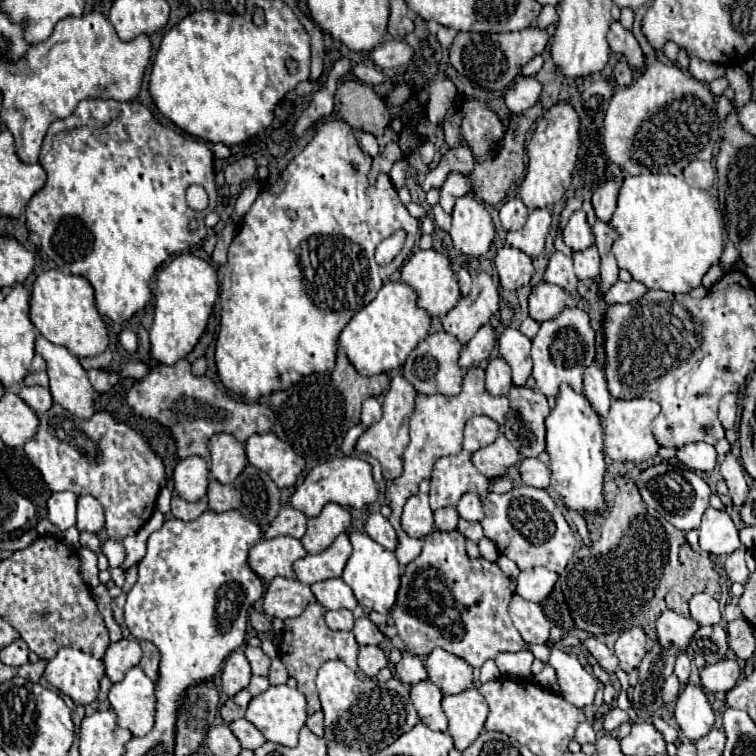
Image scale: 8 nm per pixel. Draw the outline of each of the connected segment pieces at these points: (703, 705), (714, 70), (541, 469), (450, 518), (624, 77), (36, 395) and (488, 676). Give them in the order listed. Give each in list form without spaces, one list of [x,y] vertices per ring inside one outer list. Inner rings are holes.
[[[696,684],[682,686],[676,700],[676,708],[674,708],[674,718],[678,722],[680,734],[692,742],[700,740],[712,730],[714,712],[700,686]]]
[[[692,58],[690,60],[690,74],[698,80],[698,82],[704,82],[704,84],[710,84],[712,80],[724,76],[724,68],[720,64],[712,64],[712,62],[702,62],[698,58]]]
[[[524,458],[520,464],[520,478],[526,486],[548,488],[550,486],[550,468],[538,458]]]
[[[440,508],[434,512],[434,528],[440,532],[452,532],[458,524],[458,512],[456,508]]]
[[[622,60],[616,64],[612,76],[614,76],[614,80],[616,80],[620,86],[630,86],[630,84],[632,84],[632,70],[630,70],[630,66],[628,66],[626,62],[622,62]]]
[[[24,386],[18,394],[36,414],[44,414],[52,406],[50,390],[42,388],[42,386]]]
[[[488,660],[482,668],[480,668],[480,682],[490,682],[498,678],[498,666],[494,660]]]

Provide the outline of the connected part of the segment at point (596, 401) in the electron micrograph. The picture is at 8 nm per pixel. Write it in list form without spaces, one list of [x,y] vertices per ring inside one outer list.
[[[594,360],[584,370],[584,394],[592,402],[594,410],[600,414],[600,420],[604,420],[604,416],[608,414],[608,406],[610,406],[610,394],[606,388],[604,370],[600,368],[598,360]]]

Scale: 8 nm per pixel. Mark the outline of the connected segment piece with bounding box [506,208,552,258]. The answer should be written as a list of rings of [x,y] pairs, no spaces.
[[[546,208],[534,210],[534,212],[530,212],[528,222],[520,230],[508,232],[506,242],[512,248],[522,250],[530,258],[536,258],[544,250],[544,242],[546,242],[546,236],[550,232],[550,222],[552,222],[550,210],[546,210]]]

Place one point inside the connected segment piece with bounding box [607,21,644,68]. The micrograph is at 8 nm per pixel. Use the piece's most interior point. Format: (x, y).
(620, 40)

